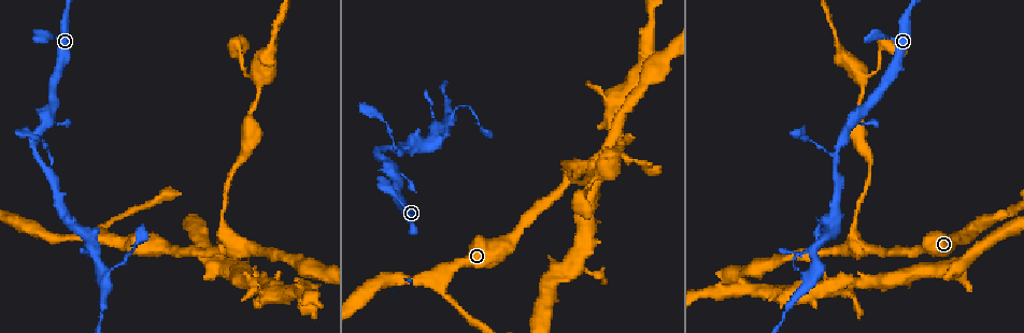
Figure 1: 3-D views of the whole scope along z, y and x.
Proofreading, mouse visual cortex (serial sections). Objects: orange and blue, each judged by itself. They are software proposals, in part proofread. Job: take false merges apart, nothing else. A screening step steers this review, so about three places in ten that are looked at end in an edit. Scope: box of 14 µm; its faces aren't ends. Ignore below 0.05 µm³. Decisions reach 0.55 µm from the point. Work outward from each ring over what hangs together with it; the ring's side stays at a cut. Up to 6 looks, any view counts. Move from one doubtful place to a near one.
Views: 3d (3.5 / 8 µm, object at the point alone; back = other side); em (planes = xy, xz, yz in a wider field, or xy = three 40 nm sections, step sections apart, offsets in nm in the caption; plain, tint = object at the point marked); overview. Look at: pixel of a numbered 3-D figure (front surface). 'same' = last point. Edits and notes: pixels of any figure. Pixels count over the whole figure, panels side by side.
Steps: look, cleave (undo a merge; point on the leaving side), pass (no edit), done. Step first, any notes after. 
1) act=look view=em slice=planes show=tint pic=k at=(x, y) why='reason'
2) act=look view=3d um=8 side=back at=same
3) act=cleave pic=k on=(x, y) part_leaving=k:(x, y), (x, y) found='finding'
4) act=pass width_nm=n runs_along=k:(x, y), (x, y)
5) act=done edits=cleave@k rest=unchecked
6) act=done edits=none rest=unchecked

act=look view=3d um=8 pic=1 at=(836, 172) why='branch point'

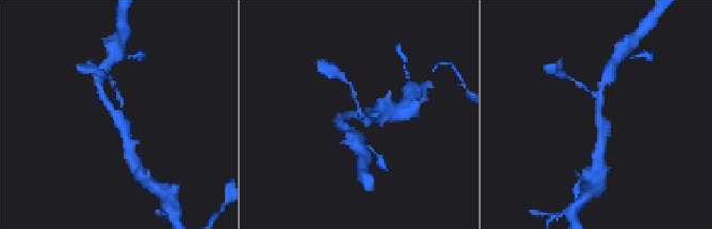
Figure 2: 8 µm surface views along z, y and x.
act=look view=3d um=3.5 pic=2 at=(598, 117)

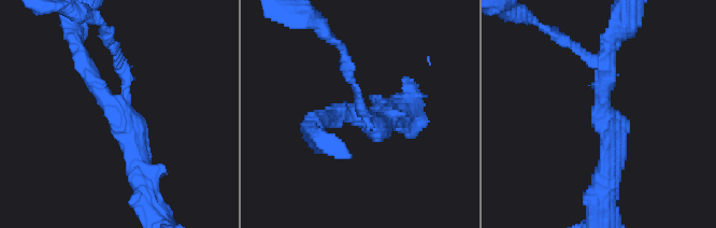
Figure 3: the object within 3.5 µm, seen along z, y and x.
act=cleave pic=3 on=(588, 57) part_leaving=3:(127, 94), (104, 27) found='two cells meet here'

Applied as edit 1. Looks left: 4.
act=look view=3d um=3.5 pic=1 at=(444, 280) why='arms part here'

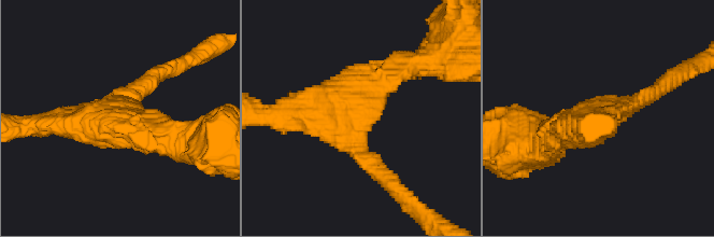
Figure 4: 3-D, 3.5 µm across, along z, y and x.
act=look view=em slice=planes show=tint pic=4 at=(117, 111)

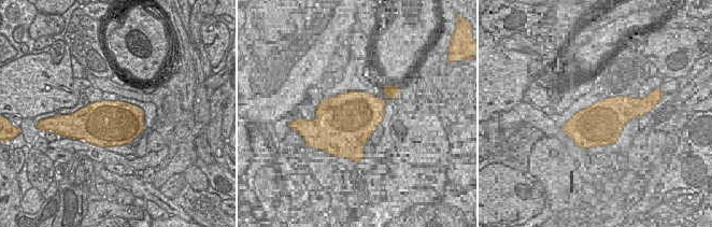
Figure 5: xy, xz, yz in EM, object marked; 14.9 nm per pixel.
act=pass runs_along=4:(412, 65), (356, 102), (283, 116) found='one cell here'

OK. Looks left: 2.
act=done edits=cleave@3 rest=unchecked

